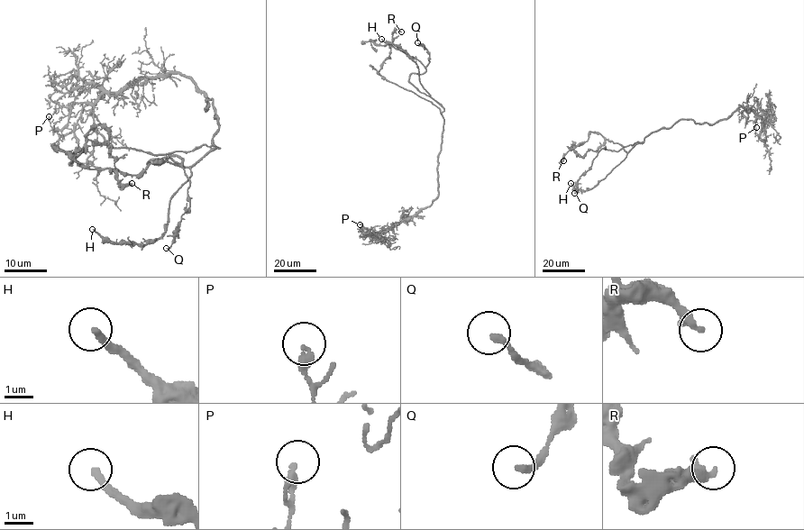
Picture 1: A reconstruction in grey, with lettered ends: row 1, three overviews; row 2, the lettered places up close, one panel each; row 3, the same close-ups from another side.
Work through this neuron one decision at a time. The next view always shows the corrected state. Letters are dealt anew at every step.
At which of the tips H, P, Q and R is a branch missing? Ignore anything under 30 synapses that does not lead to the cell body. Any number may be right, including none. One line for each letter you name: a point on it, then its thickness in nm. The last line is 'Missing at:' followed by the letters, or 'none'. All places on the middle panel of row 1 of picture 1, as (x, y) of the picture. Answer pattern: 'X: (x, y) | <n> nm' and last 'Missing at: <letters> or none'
H: (381, 39) | 240 nm
Missing at: H

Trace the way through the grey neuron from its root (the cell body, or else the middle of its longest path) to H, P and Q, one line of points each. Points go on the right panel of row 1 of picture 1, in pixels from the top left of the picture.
H: (675, 123), (670, 127), (651, 132), (591, 188), (575, 190), (571, 183)
P: (675, 123), (692, 119), (714, 124), (743, 106), (763, 121), (756, 135), (756, 127)
Q: (675, 123), (651, 132), (628, 152), (601, 149), (591, 166), (580, 177), (574, 193)

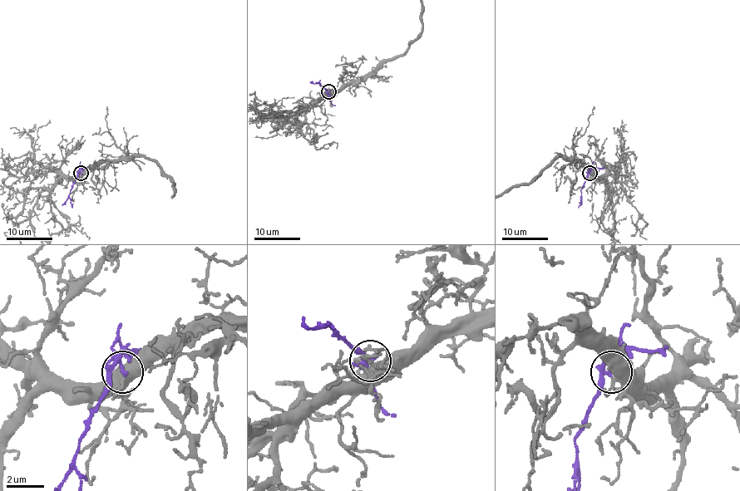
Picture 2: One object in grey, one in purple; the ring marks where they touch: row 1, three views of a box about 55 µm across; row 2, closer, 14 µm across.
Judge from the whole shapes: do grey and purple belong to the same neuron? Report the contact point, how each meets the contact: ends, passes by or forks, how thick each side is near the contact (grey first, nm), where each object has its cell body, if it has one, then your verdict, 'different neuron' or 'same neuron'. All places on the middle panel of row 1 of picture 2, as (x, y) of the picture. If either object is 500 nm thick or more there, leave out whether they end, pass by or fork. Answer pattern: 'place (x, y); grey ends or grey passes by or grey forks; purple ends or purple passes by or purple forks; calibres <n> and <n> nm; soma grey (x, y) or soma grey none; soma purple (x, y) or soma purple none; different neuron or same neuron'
place (328, 91); calibres 550 and 180 nm; soma grey none; soma purple none; same neuron

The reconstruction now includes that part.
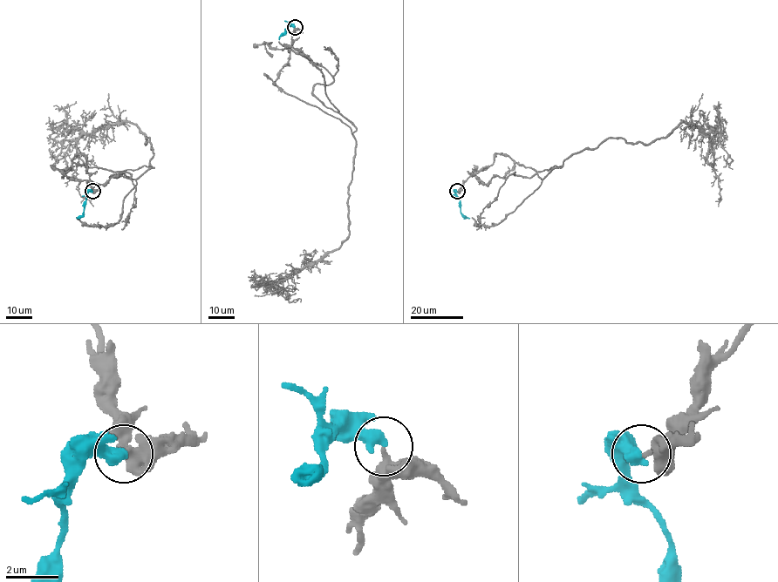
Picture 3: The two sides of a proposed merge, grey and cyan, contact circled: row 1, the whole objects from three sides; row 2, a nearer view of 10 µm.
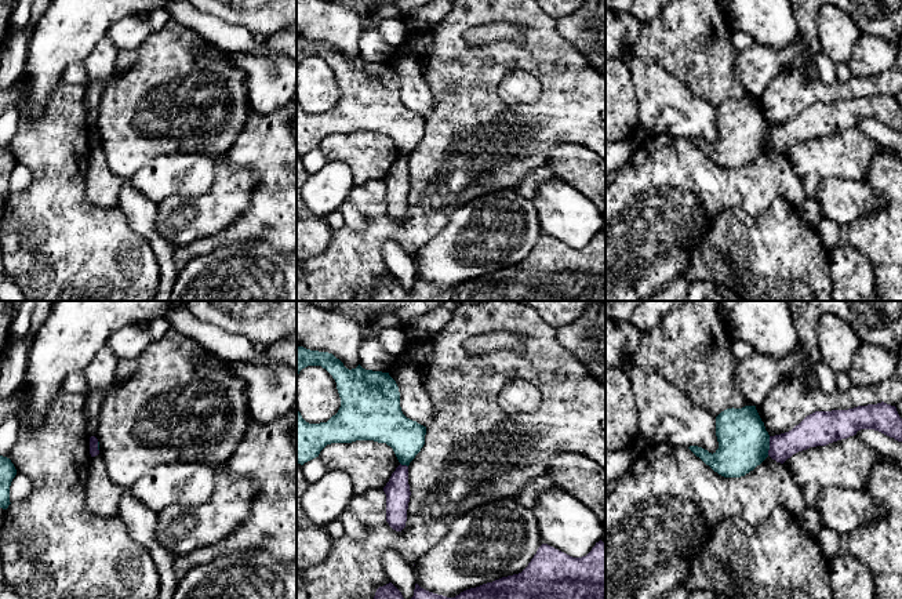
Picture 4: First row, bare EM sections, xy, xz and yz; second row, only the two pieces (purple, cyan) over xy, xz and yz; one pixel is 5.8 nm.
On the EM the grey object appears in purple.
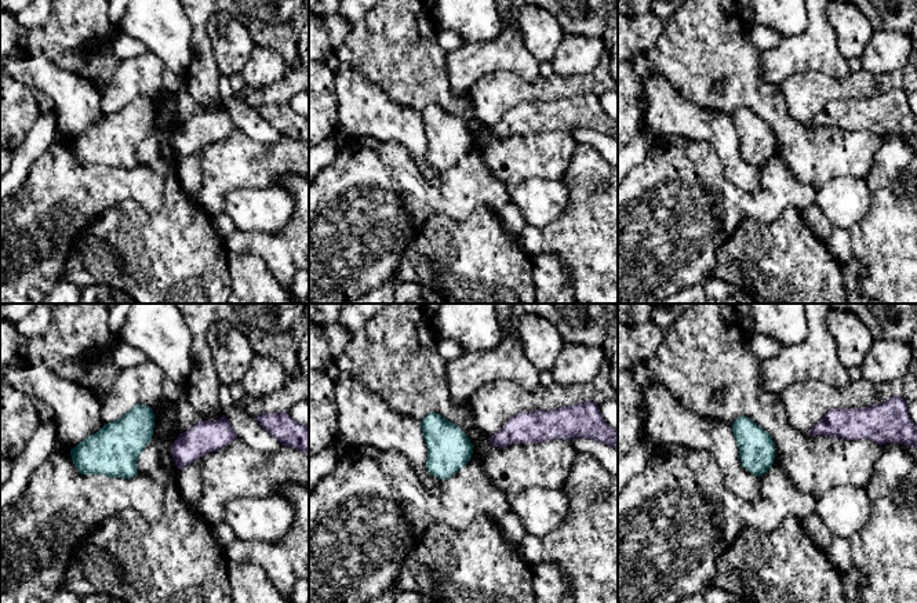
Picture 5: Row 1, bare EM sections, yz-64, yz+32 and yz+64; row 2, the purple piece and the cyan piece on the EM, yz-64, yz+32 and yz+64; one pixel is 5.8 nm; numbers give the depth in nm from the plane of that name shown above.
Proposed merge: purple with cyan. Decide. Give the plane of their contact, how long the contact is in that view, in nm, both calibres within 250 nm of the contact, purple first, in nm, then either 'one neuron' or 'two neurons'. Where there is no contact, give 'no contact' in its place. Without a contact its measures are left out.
contact in yz; length 110 nm; calibres 170 and 300 nm; two neurons

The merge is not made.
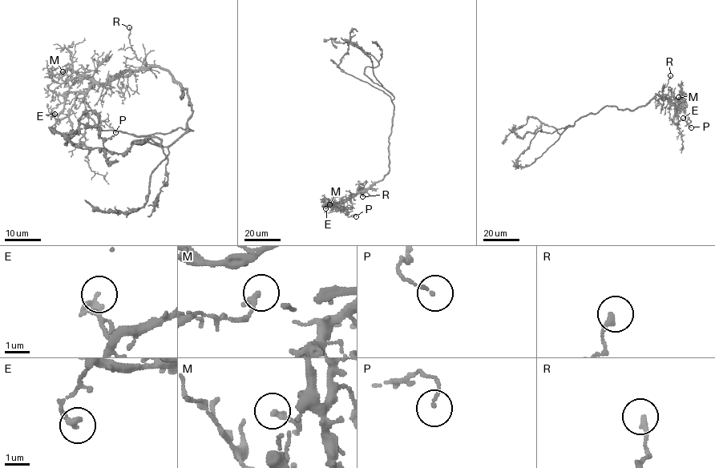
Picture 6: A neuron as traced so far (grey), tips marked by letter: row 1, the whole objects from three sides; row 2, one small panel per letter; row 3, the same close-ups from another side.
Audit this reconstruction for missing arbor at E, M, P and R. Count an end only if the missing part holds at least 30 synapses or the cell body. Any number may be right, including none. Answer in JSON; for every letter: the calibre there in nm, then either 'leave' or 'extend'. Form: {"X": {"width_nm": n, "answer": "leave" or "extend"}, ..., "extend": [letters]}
{"E": {"width_nm": 240, "answer": "leave"}, "M": {"width_nm": 240, "answer": "leave"}, "P": {"width_nm": 100, "answer": "leave"}, "R": {"width_nm": 220, "answer": "leave"}, "extend": []}

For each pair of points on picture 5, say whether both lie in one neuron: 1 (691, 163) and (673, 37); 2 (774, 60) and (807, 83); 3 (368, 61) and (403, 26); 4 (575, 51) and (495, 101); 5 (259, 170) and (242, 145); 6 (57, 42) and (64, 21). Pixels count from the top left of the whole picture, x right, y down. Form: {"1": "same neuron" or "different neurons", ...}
{"1": "different neurons", "2": "different neurons", "3": "same neuron", "4": "different neurons", "5": "same neuron", "6": "same neuron"}

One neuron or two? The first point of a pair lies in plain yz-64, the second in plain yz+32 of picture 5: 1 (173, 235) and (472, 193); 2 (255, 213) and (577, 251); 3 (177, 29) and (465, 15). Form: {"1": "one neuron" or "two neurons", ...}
{"1": "two neurons", "2": "two neurons", "3": "one neuron"}

